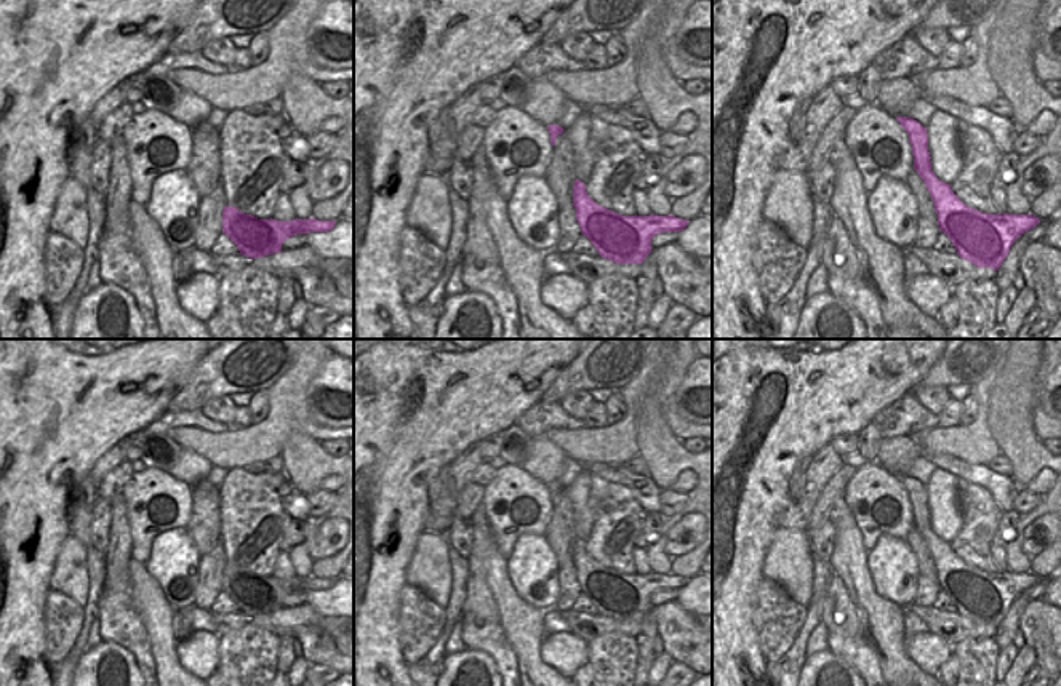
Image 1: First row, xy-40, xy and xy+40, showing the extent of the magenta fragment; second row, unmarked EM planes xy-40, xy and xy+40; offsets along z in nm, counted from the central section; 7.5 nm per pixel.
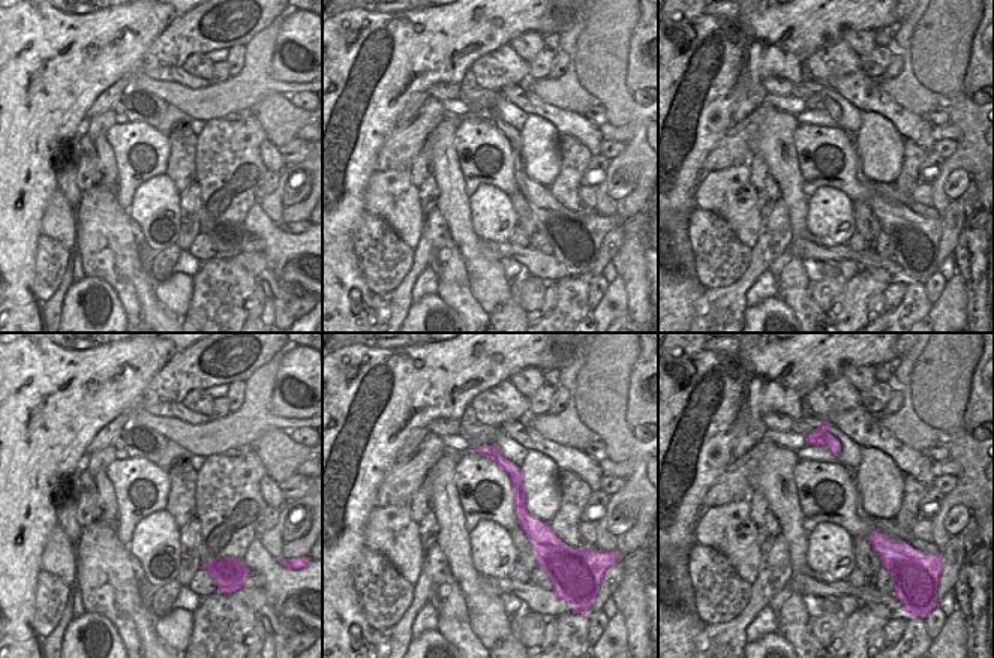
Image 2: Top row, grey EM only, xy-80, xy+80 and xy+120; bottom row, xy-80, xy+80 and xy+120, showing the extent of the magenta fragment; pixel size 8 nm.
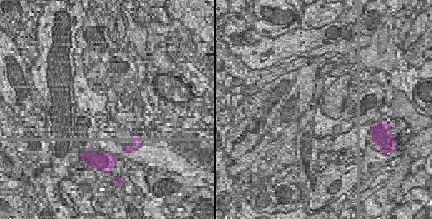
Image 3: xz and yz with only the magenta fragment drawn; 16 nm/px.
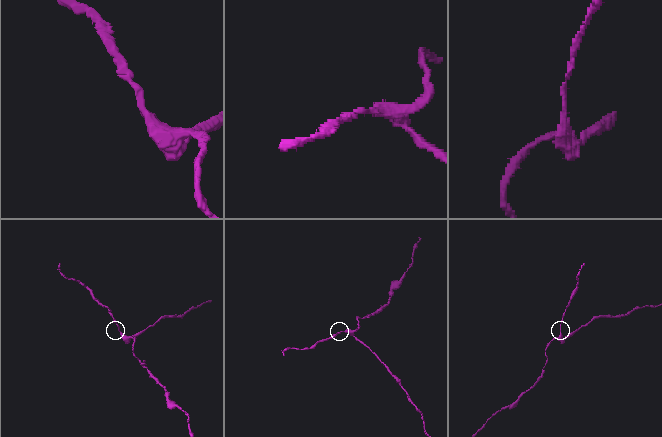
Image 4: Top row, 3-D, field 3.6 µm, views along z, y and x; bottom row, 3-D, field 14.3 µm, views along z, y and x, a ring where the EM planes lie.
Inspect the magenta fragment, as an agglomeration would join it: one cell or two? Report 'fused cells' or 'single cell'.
fused cells

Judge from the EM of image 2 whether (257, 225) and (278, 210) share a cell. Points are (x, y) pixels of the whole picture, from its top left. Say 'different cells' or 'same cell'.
different cells

